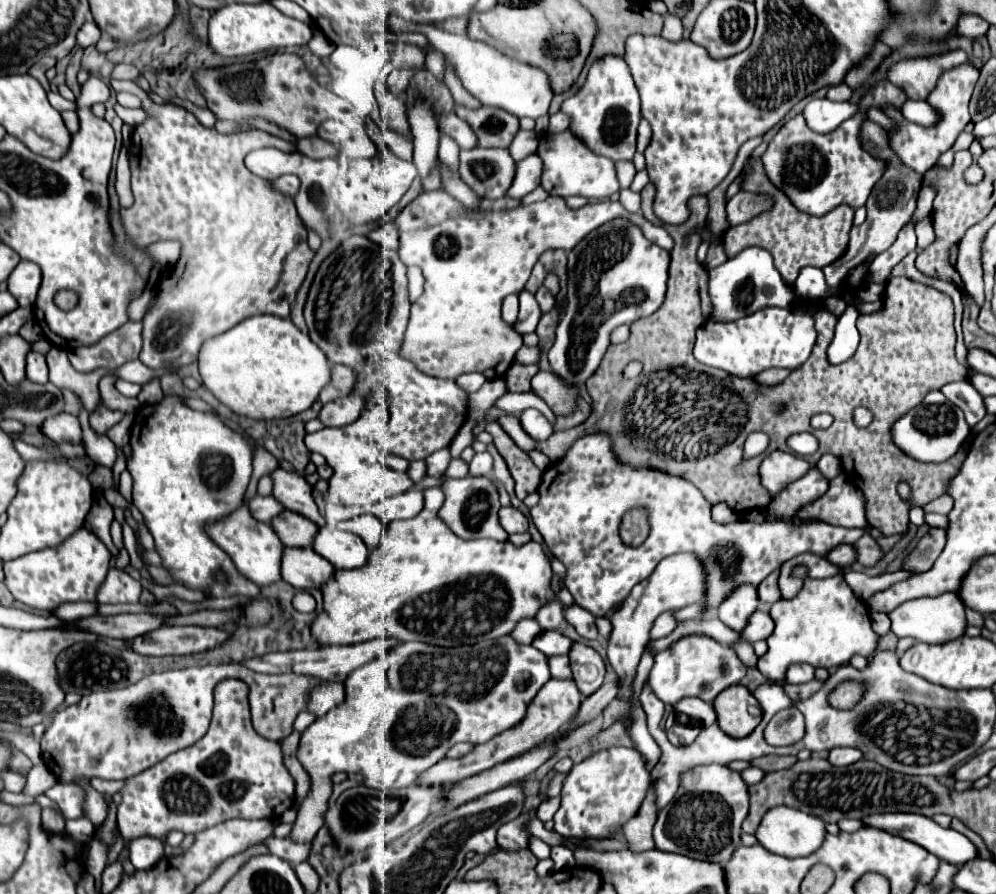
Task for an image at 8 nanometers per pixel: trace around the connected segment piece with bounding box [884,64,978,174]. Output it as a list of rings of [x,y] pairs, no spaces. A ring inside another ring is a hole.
[[[960,64],[958,68],[946,70],[938,78],[932,94],[928,96],[928,102],[932,106],[936,106],[936,110],[940,112],[940,122],[936,126],[932,126],[932,128],[922,128],[918,124],[908,124],[896,108],[884,110],[898,124],[898,130],[890,134],[890,146],[902,158],[902,162],[906,166],[914,168],[918,174],[924,174],[924,172],[928,172],[938,162],[940,154],[944,154],[954,144],[954,140],[958,138],[958,134],[970,122],[968,102],[970,102],[970,96],[972,96],[976,80],[978,80],[978,68],[974,68],[972,64]]]

